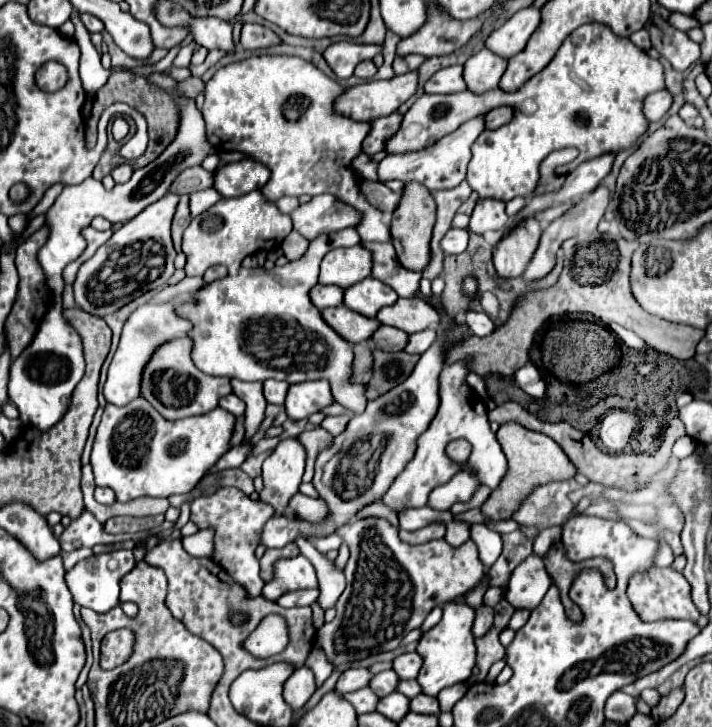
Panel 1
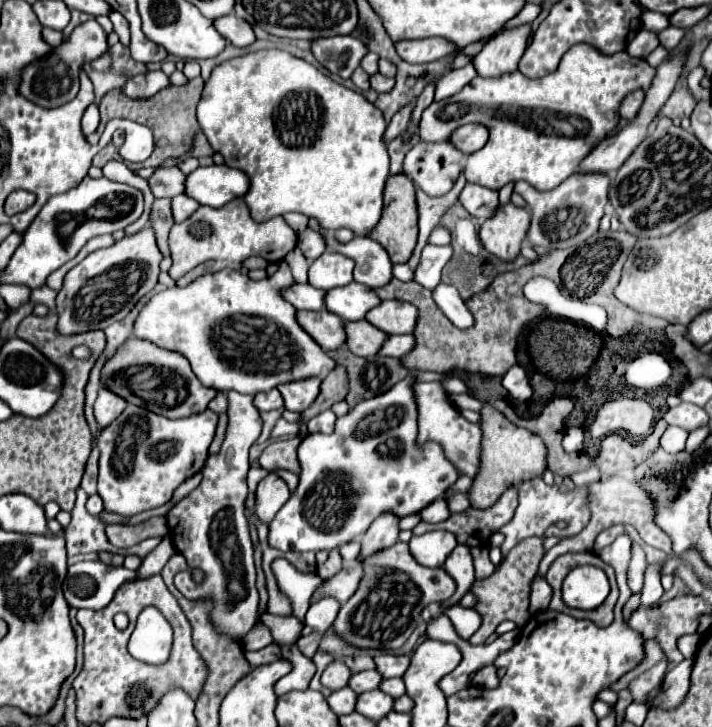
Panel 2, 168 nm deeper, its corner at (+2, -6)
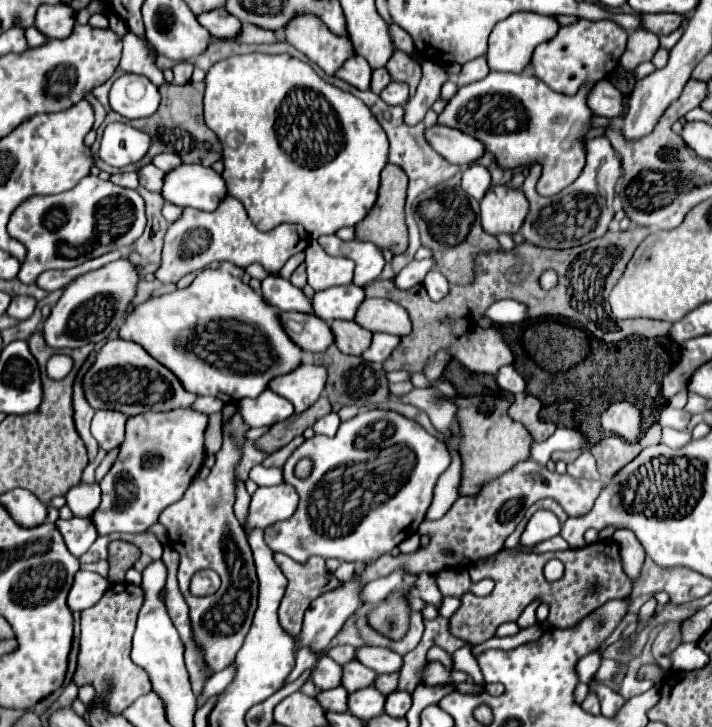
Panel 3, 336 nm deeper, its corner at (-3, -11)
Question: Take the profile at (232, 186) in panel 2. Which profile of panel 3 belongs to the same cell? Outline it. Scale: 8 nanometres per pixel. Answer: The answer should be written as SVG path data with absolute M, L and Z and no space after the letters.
M183 164L165 176L163 198L181 208L213 212L227 196L221 174L201 164Z

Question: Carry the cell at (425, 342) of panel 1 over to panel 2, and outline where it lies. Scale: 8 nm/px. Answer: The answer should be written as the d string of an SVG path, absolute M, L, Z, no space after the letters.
M390 335L386 341L384 341L384 347L380 347L380 355L386 355L386 357L402 357L406 355L410 349L414 347L414 337L412 335Z

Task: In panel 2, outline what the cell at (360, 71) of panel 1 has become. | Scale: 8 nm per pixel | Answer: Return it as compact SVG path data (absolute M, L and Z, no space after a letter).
M376 73L376 75L370 77L370 85L372 85L372 89L378 91L378 93L388 93L388 91L392 91L394 83L396 83L394 79L388 79L388 77L380 75L380 73Z

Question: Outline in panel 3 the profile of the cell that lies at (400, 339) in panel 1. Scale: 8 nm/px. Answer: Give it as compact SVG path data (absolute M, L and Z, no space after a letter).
M335 320L331 322L331 330L335 334L337 348L351 356L361 356L371 346L371 340L373 340L373 334L361 328L357 322Z

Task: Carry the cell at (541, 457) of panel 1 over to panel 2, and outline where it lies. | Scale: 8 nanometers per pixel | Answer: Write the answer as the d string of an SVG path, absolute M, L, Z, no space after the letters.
M484 403L480 411L480 429L482 429L482 443L480 443L480 471L472 481L468 491L468 499L472 507L486 509L498 501L500 493L510 485L520 485L526 479L542 475L546 469L546 447L538 435L528 429L516 427L510 423L500 411L496 411L490 403Z

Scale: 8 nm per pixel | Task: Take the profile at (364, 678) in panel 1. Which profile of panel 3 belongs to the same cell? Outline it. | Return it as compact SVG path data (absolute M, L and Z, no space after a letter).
M321 656L317 668L313 670L315 686L319 686L321 690L331 690L341 686L341 678L343 678L343 666L331 660L329 656Z

